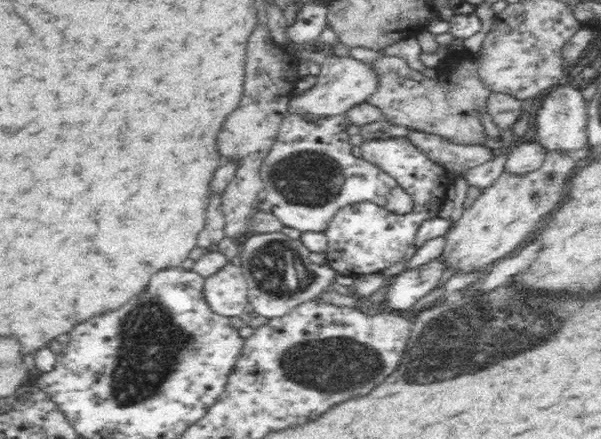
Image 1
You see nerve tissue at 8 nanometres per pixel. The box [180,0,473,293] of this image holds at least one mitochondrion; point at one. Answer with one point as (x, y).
(306, 177)

